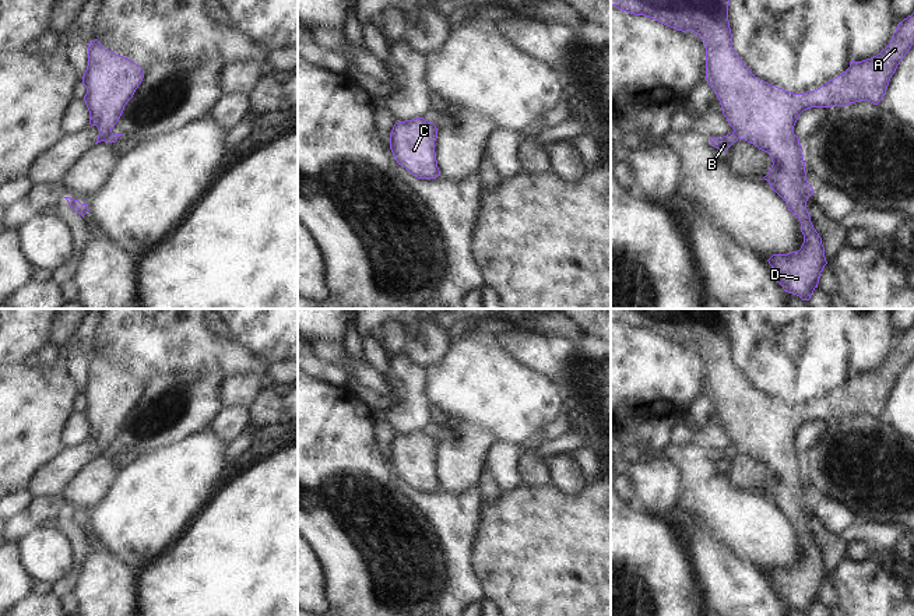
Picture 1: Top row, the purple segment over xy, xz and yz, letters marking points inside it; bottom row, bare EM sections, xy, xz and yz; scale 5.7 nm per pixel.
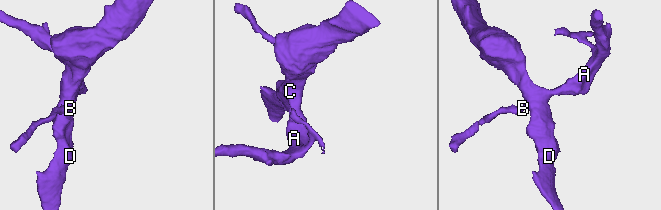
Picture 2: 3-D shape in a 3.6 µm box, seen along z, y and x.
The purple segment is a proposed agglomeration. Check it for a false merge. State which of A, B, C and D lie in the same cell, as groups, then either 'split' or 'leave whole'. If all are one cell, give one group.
A C D / B; split

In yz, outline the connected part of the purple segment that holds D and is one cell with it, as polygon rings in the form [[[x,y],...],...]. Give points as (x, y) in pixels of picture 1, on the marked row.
[[[611,0],[611,4],[634,15],[650,17],[676,31],[695,32],[704,42],[706,80],[721,103],[723,115],[739,140],[745,140],[770,155],[773,165],[763,179],[770,183],[770,187],[785,201],[788,211],[801,222],[804,235],[801,249],[787,254],[773,254],[767,261],[785,292],[809,300],[827,261],[822,237],[813,228],[806,210],[806,201],[813,194],[813,189],[806,180],[802,147],[794,134],[794,126],[799,115],[811,108],[846,106],[861,101],[878,105],[886,95],[897,66],[914,45],[914,13],[897,24],[890,43],[880,53],[862,61],[851,60],[846,71],[815,91],[794,94],[759,80],[734,52],[728,21],[730,0]]]

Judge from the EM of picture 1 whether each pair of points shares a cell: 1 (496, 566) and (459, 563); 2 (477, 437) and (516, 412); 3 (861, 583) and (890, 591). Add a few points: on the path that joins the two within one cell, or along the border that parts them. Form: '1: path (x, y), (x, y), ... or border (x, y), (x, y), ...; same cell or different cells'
1: border (474, 532), (471, 570), (484, 595); different cells
2: border (457, 418), (485, 428), (496, 440); different cells
3: path (868, 590), (883, 591); same cell

